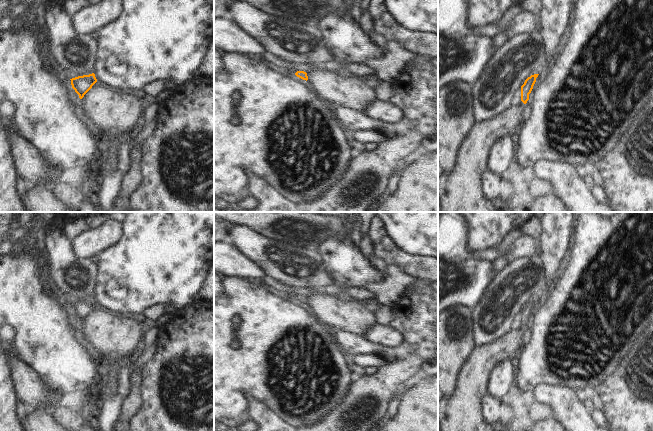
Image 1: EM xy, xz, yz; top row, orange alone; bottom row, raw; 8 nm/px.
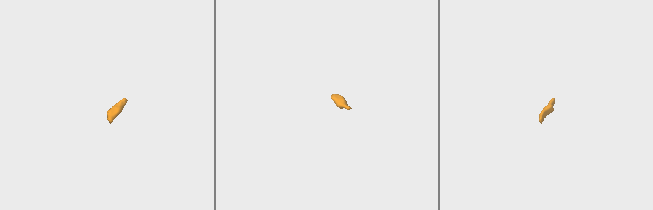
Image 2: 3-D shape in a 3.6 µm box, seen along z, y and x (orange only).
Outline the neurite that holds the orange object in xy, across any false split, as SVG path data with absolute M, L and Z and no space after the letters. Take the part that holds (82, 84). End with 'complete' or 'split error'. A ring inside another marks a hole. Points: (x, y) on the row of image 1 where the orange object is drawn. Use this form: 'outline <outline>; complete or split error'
outline M95 74L78 76L70 79L72 88L79 95L79 98L82 99L84 95L92 88L92 86L97 82Z; complete

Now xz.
outline M269 51L264 54L261 54L260 57L263 61L273 63L273 64L277 65L278 67L280 67L284 70L287 70L292 74L295 74L297 77L299 77L303 80L306 80L306 81L308 80L307 73L304 71L299 71L297 69L297 65L295 65L289 61L286 61L286 60L274 55L273 53L271 53Z; split error

